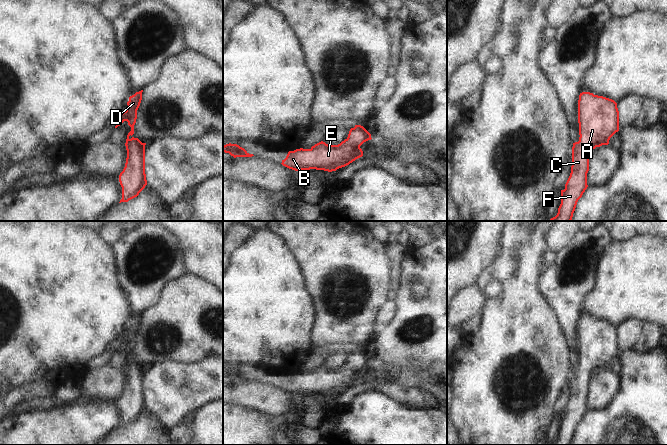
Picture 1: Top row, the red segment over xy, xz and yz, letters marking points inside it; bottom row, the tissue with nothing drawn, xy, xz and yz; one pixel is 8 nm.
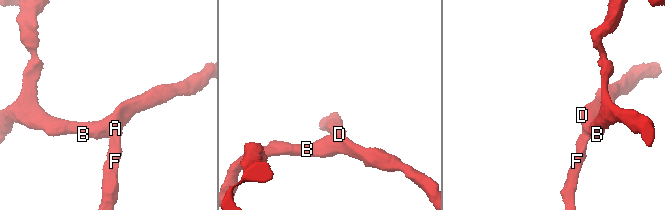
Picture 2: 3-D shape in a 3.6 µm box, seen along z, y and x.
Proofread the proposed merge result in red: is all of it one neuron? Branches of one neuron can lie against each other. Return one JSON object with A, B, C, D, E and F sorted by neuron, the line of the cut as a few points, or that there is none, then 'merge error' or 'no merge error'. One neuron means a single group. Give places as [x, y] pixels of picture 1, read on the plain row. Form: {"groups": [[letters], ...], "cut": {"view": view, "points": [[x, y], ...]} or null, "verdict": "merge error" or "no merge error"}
{"groups": [["A", "B", "C", "D", "E", "F"]], "cut": null, "verdict": "no merge error"}

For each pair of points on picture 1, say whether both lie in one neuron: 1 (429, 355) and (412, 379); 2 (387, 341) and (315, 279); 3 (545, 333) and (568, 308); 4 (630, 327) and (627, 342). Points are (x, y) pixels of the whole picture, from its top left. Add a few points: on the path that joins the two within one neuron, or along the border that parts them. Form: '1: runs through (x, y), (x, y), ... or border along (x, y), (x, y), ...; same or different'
1: border along (436, 362), (424, 363), (411, 358), (401, 364); different
2: border along (375, 334), (371, 343); different
3: border along (546, 299), (554, 310), (567, 341); different
4: runs through (629, 331), (627, 338); same

